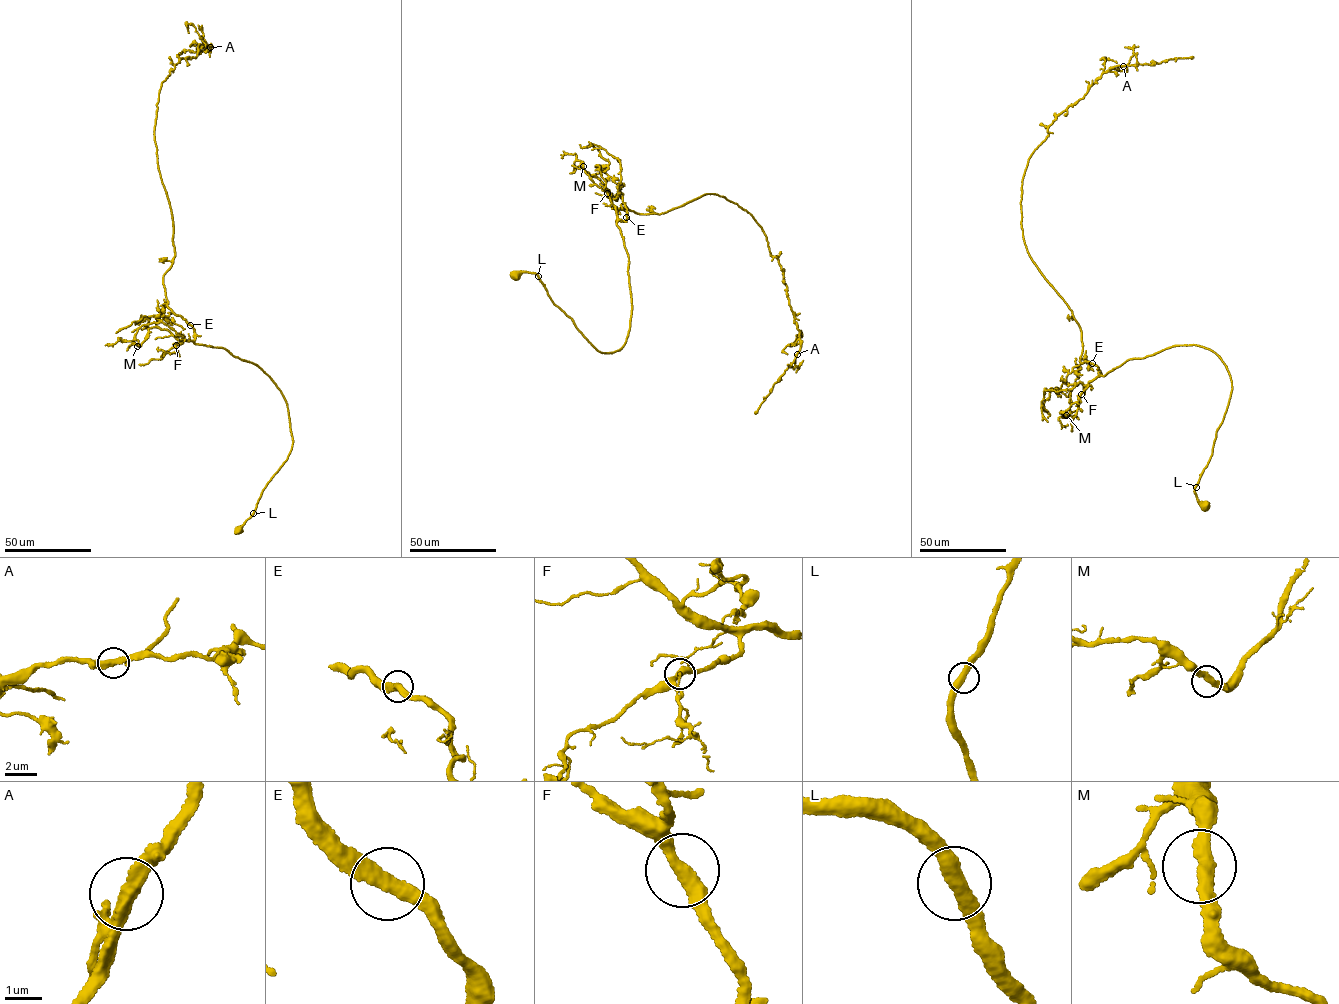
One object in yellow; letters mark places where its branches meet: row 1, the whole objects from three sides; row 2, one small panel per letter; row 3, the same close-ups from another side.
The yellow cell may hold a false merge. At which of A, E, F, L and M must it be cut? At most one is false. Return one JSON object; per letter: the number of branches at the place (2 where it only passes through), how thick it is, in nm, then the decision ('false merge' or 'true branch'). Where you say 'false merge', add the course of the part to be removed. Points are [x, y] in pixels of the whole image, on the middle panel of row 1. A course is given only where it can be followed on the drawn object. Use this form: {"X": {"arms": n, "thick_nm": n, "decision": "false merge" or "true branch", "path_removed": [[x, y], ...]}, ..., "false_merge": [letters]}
{"A": {"arms": 2, "thick_nm": 360, "decision": "false merge", "path_removed": [[797, 354], [796, 366], [803, 360]]}, "E": {"arms": 2, "thick_nm": 380, "decision": "true branch"}, "F": {"arms": 2, "thick_nm": 360, "decision": "true branch"}, "L": {"arms": 2, "thick_nm": 360, "decision": "true branch"}, "M": {"arms": 2, "thick_nm": 360, "decision": "true branch"}, "false_merge": ["A"]}

